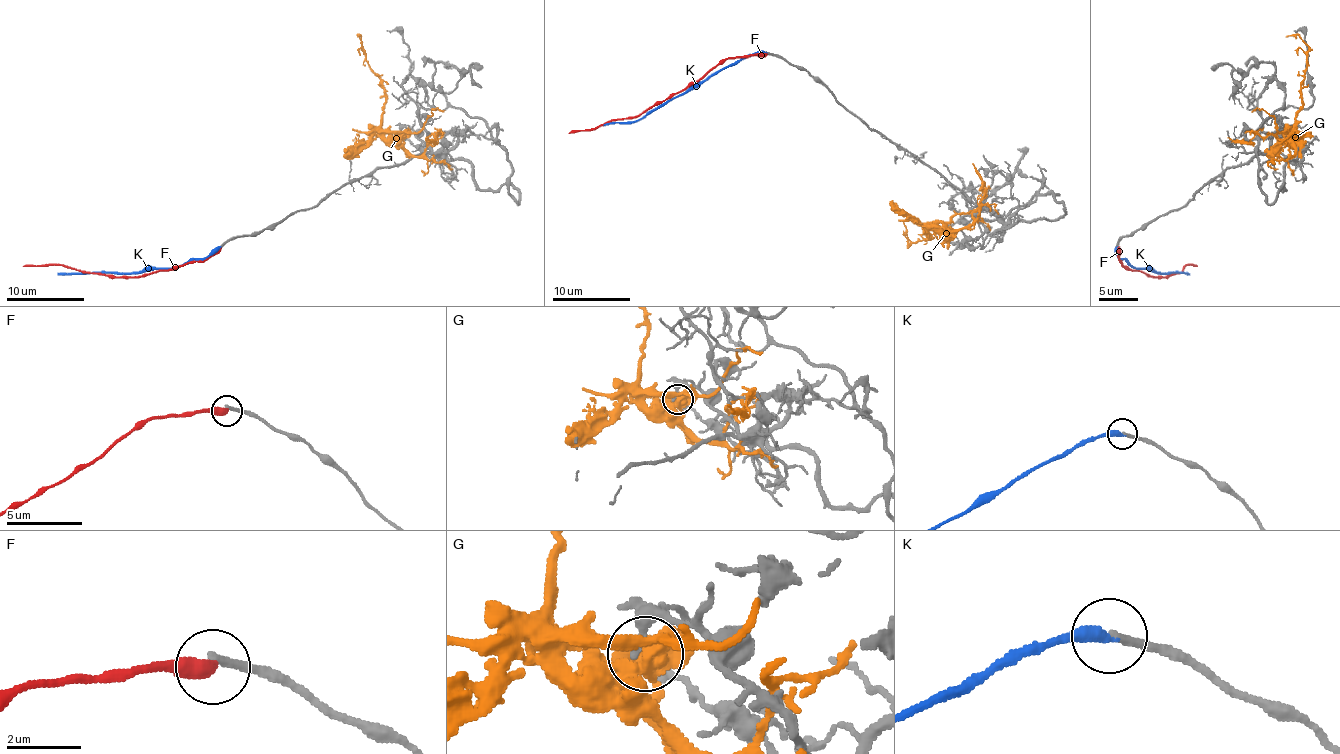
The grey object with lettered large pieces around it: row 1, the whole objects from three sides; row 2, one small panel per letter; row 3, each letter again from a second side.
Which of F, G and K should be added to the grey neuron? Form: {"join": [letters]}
{"join": ["K"]}

